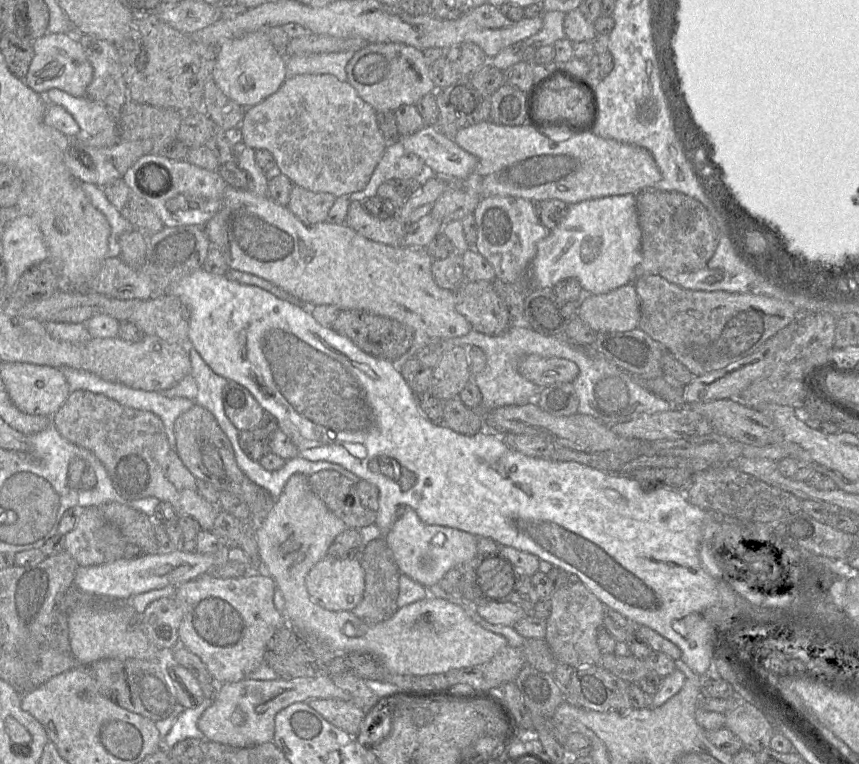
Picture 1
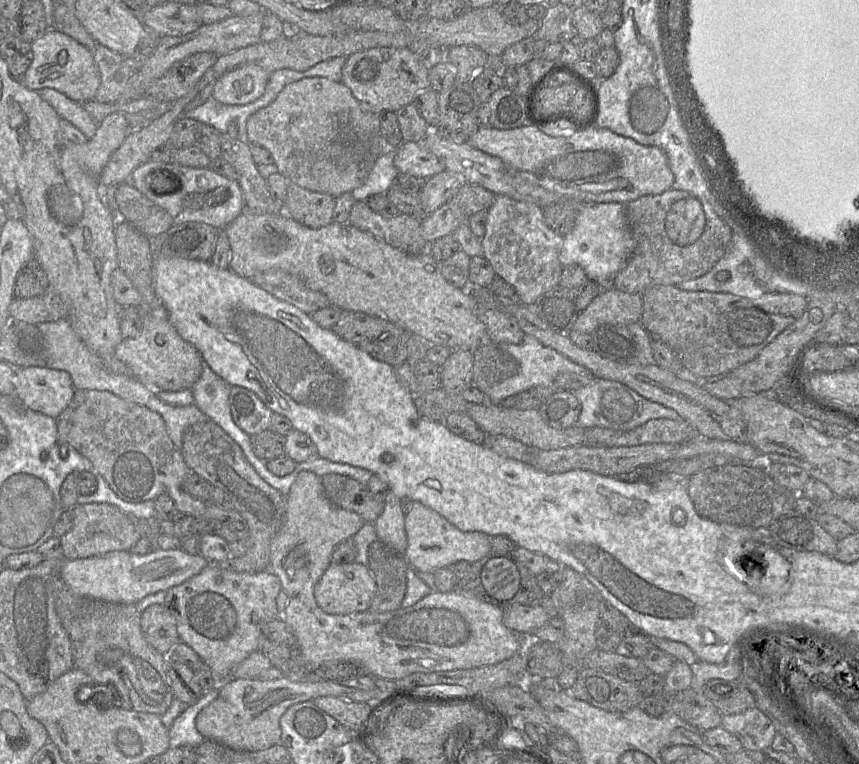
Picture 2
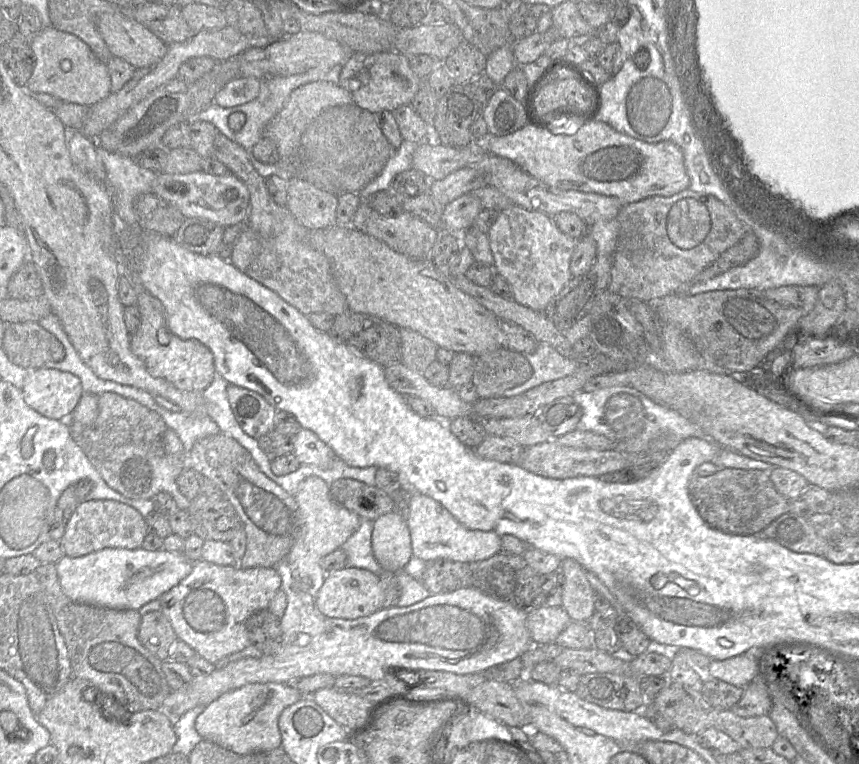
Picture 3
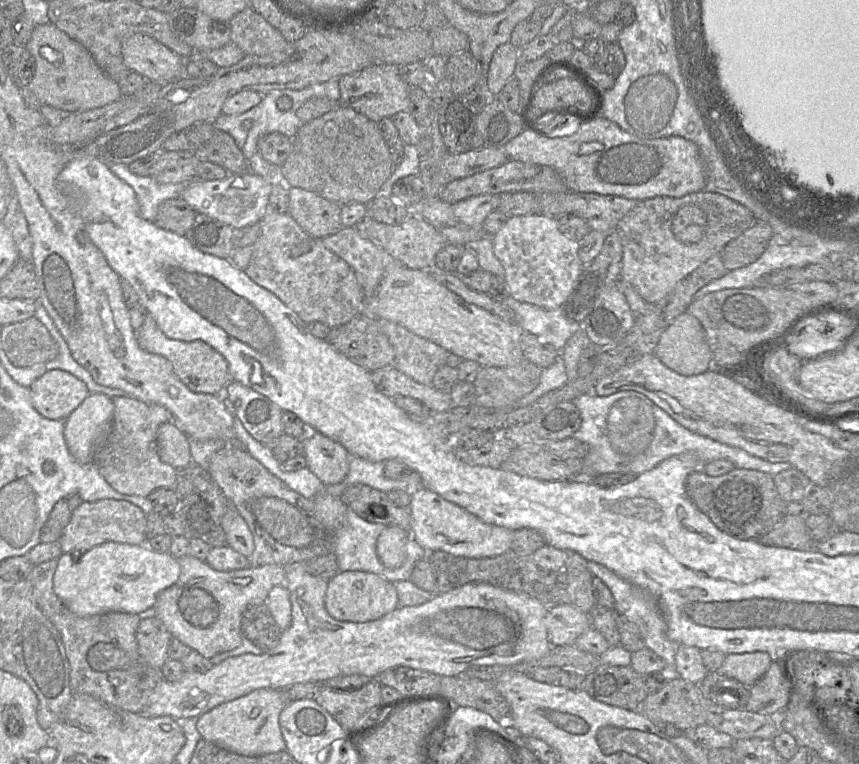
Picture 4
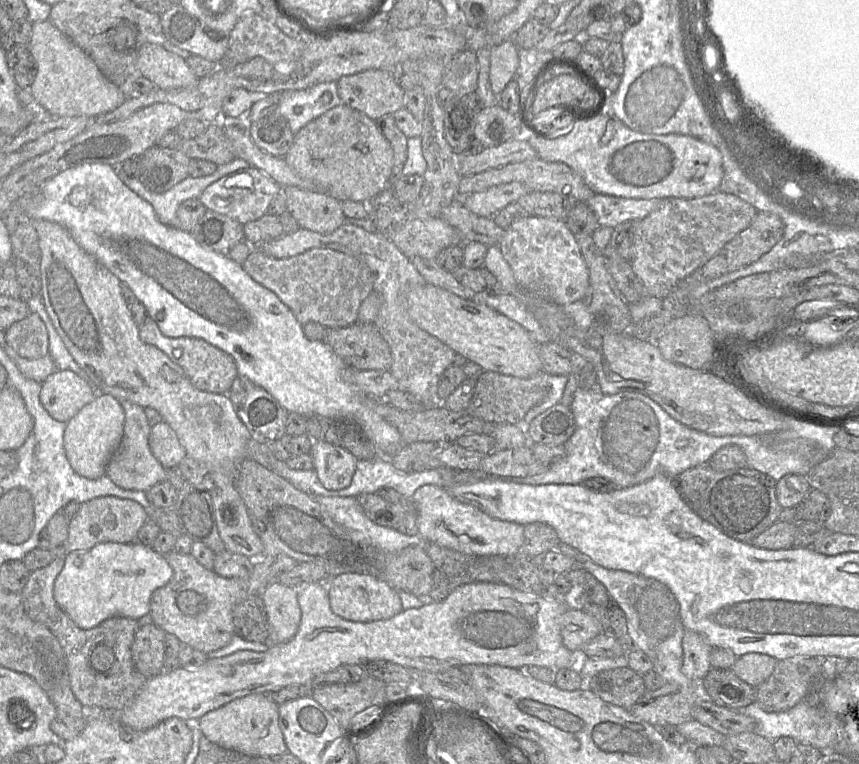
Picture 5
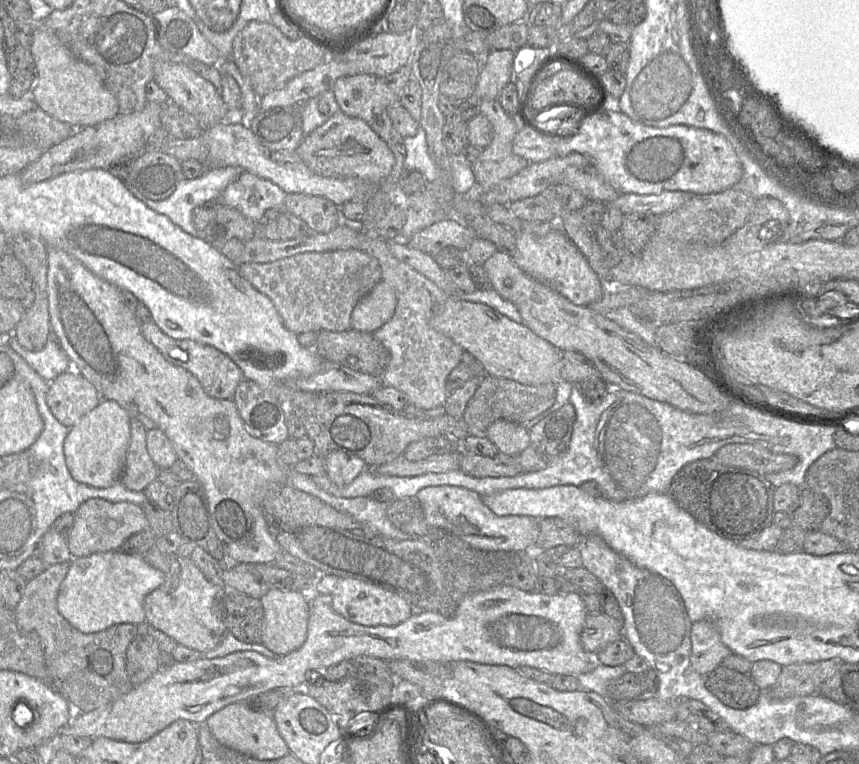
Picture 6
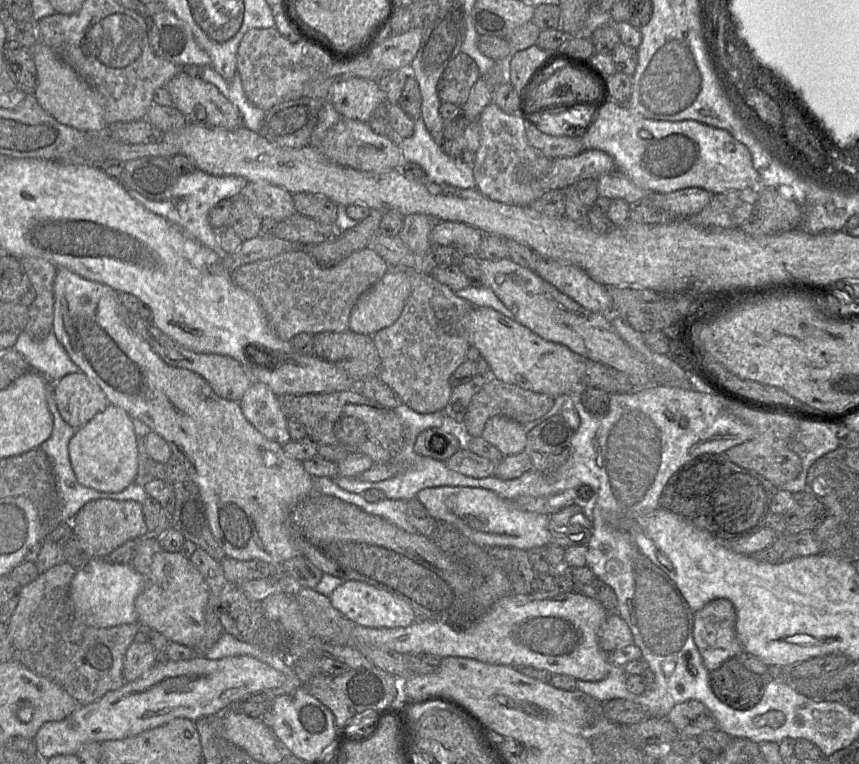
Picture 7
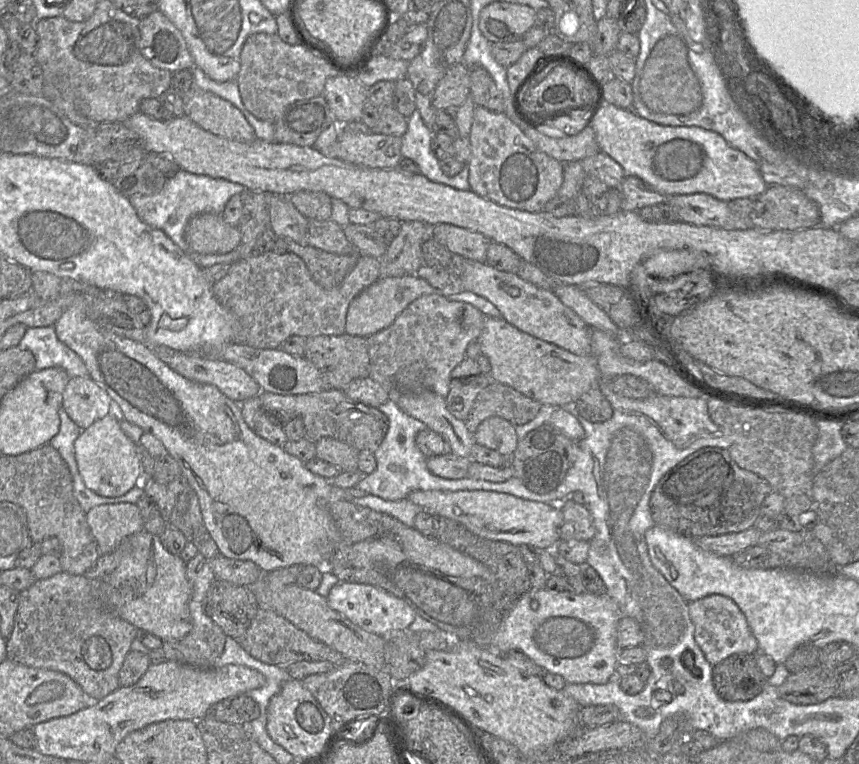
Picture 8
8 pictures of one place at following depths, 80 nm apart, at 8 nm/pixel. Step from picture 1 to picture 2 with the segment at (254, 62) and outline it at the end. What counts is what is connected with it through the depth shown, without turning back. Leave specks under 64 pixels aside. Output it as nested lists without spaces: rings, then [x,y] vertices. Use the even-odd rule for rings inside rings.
[[[245,64],[223,74],[216,82],[212,97],[226,105],[245,105],[265,91],[271,73],[255,64]]]

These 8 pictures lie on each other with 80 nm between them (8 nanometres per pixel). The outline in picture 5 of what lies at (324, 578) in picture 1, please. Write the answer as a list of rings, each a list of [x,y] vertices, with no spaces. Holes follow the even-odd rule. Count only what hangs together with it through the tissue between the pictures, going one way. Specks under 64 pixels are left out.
[[[357,573],[337,575],[327,585],[327,595],[333,613],[354,622],[386,620],[403,610],[398,591],[371,575]]]

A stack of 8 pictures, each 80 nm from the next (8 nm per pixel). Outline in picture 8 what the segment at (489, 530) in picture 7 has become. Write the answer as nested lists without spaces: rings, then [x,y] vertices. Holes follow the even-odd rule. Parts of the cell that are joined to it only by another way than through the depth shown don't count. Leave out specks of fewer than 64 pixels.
[[[416,490],[407,498],[433,515],[460,522],[473,534],[484,539],[503,541],[515,546],[531,545],[543,550],[553,549],[560,541],[562,511],[548,503],[523,500],[510,494],[487,490]]]

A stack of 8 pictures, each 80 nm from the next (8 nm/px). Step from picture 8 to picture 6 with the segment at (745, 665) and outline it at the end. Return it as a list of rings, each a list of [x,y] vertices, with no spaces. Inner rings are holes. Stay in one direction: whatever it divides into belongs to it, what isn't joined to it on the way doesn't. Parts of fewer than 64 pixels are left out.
[[[722,664],[704,677],[708,690],[723,704],[735,709],[753,706],[761,694],[761,689],[749,674],[737,672]]]

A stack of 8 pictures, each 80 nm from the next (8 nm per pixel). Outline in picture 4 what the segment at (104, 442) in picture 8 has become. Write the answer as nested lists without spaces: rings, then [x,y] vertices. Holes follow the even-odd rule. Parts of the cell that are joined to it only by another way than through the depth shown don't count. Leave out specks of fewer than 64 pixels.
[[[90,393],[65,420],[67,447],[80,464],[93,462],[96,448],[110,430],[114,408],[113,398]]]

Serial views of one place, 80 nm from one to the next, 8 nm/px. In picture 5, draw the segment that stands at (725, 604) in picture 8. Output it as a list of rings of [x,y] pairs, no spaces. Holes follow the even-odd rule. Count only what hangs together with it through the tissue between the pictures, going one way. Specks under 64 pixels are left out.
[[[686,631],[682,641],[682,673],[692,681],[701,681],[710,671],[713,648],[698,633]]]

